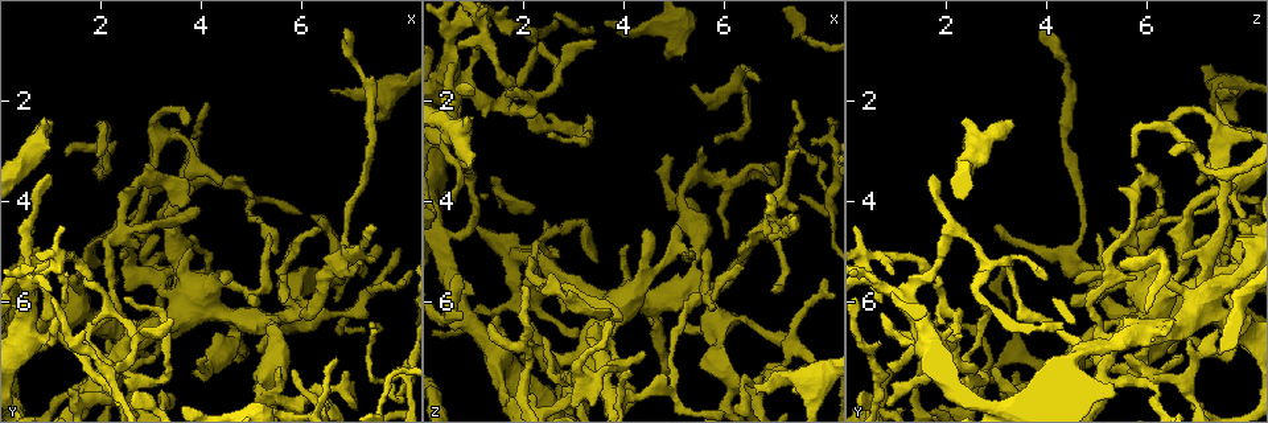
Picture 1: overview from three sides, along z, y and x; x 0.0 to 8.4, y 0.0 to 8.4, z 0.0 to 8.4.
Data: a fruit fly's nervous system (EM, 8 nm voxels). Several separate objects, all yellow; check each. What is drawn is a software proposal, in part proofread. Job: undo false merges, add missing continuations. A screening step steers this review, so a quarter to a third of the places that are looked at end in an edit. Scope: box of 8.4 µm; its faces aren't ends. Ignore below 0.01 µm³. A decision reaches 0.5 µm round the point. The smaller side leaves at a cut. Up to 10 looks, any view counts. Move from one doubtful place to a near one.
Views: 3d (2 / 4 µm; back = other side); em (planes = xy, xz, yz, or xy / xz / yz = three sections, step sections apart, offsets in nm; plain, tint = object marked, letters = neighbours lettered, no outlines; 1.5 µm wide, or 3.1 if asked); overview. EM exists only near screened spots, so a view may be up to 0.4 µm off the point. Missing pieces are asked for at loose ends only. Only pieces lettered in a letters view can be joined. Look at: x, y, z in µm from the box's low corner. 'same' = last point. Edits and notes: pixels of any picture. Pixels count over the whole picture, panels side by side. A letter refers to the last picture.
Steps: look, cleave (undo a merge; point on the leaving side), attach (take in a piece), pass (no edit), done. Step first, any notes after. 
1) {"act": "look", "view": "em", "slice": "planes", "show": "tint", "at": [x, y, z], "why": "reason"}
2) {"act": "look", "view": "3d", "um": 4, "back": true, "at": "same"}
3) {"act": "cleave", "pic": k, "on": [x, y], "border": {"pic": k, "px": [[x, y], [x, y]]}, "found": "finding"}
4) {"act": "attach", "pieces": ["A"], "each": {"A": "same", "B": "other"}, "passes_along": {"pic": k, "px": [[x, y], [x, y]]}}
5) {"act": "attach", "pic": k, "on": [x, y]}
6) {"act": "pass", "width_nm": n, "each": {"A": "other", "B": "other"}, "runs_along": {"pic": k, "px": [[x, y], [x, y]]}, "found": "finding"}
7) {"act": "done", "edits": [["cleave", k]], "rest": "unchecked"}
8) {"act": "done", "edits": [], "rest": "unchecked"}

{"act": "look", "view": "em", "slice": "planes", "show": "plain", "at": [6.60, 1.85, 7.70], "why": "branch stops here"}

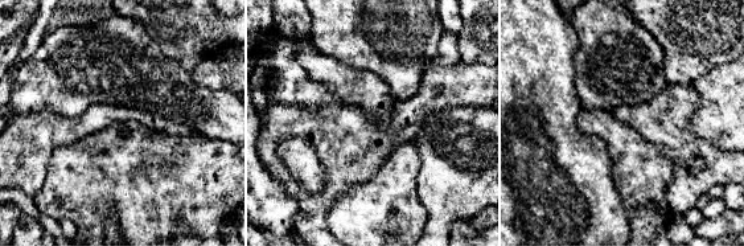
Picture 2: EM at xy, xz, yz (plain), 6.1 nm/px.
{"act": "look", "view": "em", "slice": "planes", "show": "tint", "at": "same"}

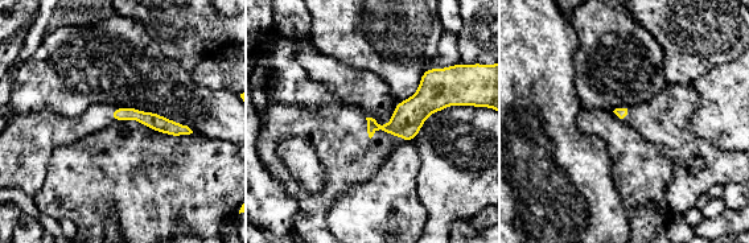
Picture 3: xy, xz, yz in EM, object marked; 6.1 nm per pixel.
{"act": "look", "view": "em", "slice": "planes", "show": "letters", "at": "same"}

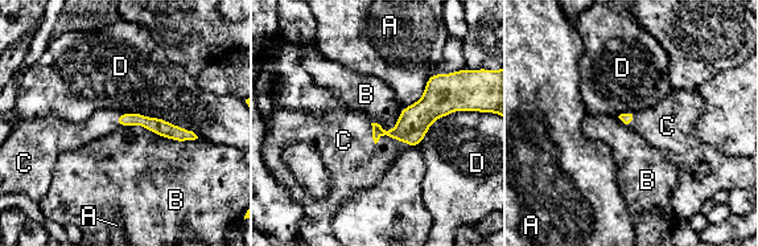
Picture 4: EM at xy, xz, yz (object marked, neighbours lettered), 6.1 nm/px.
{"act": "attach", "pic": 4, "on": [344, 140], "longest_contact_nm": ["D", 460], "each": {"A": "other", "B": "other", "C": "same", "D": "other"}, "found": "the cell continues"}

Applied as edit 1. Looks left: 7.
{"act": "look", "view": "overview"}

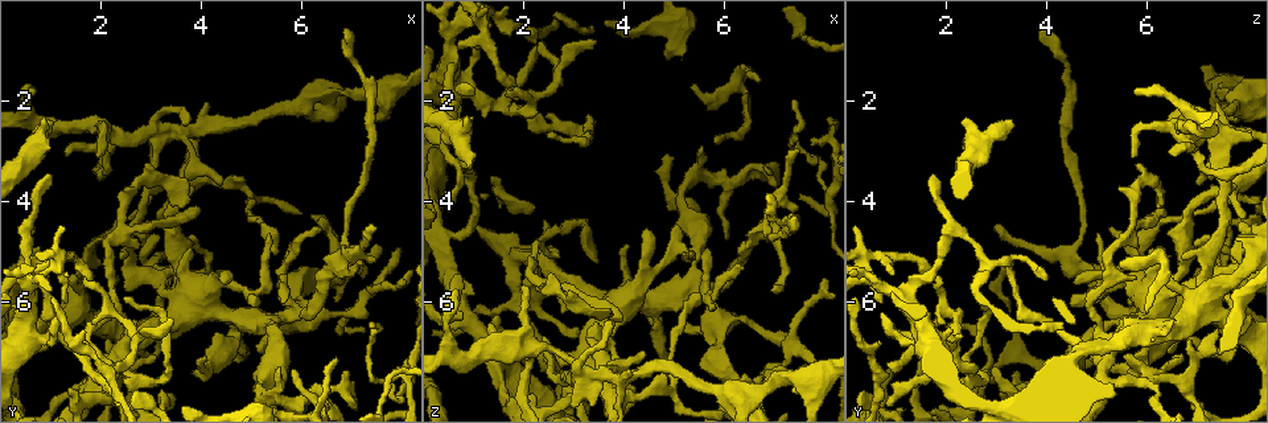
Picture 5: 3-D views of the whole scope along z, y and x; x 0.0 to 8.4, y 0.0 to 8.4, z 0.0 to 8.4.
{"act": "look", "view": "em", "slice": "xy", "step": 8, "show": "tint", "at": [6.50, 5.30, 4.75], "why": "thin neck"}

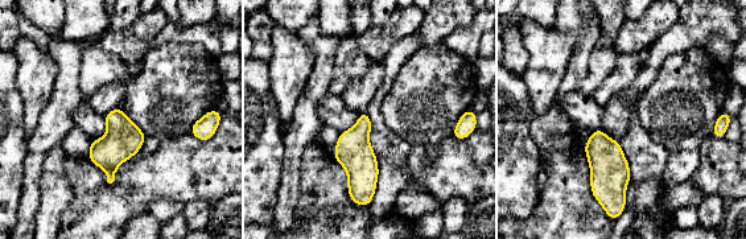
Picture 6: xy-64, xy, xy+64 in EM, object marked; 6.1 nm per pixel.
{"act": "look", "view": "em", "slice": "planes", "show": "letters", "at": "same"}

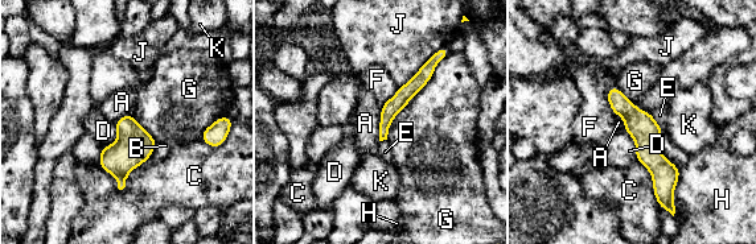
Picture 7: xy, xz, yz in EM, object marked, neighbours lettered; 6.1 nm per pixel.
{"act": "pass", "each": {"A": "other", "B": "other", "C": "other", "D": "other", "E": "other", "F": "other", "G": "other", "H": "other", "J": "other", "K": "other"}, "runs_along": {"pic": 7, "px": [[613, 90], [646, 132], [662, 198]]}, "found": "one cell here"}

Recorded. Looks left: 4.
{"act": "look", "view": "3d", "um": 2, "back": true, "at": [2.45, 6.00, 2.65], "why": "end of a long branch"}

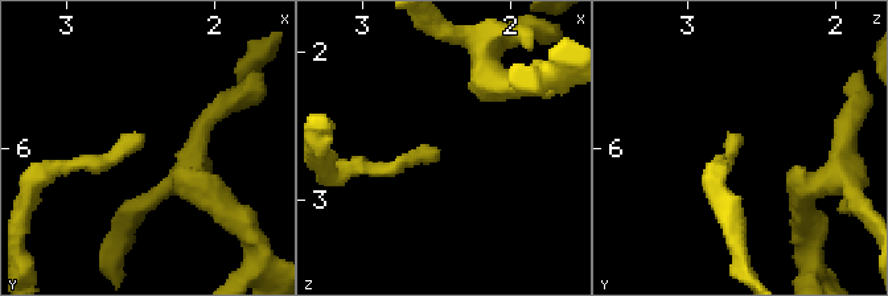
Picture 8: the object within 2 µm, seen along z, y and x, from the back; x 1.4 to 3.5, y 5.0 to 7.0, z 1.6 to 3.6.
{"act": "look", "view": "em", "slice": "xz", "step": 4, "show": "letters", "at": [2.48, 5.94, 2.66], "why": "shape alone is not enough"}

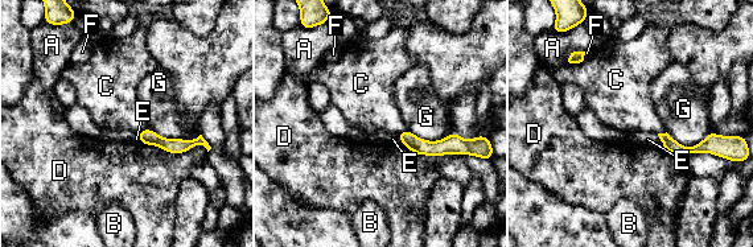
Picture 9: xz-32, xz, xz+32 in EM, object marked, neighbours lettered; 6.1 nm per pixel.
{"act": "look", "view": "em", "slice": "planes", "show": "letters", "at": "same", "why": "cut it another way"}

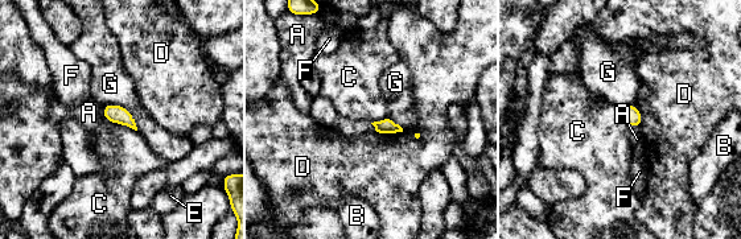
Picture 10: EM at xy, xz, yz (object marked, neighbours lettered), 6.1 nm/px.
{"act": "pass", "each": {"A": "other", "B": "other", "C": "other", "D": "other", "E": "other", "F": "other", "G": "other"}, "border": {"pic": 10, "px": [[102, 114], [107, 120], [136, 131]]}, "found": "no lettered piece goes on from it"}

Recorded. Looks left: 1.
{"act": "done", "edits": [["attach", 4]], "rest": "unchecked"}

